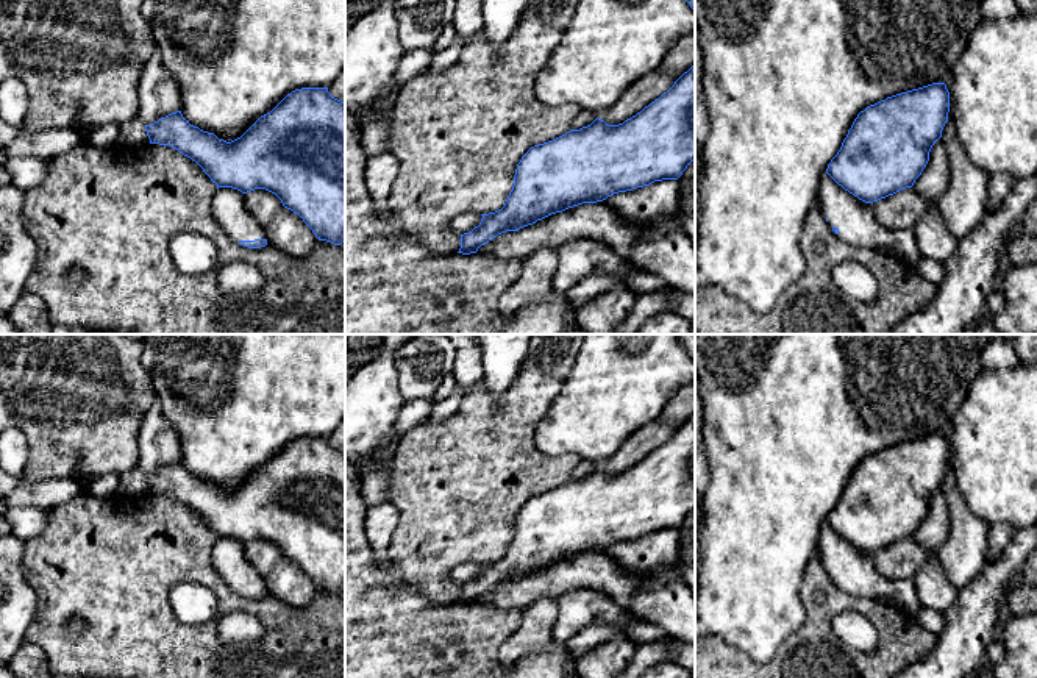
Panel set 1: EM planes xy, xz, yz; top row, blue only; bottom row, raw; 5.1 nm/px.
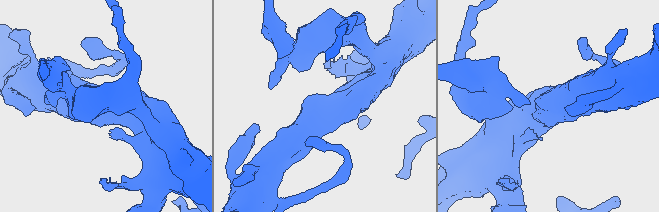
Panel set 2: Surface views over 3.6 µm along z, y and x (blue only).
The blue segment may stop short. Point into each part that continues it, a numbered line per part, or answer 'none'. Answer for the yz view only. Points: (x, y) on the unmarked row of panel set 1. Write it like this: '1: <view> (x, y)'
1: yz (855, 569)

